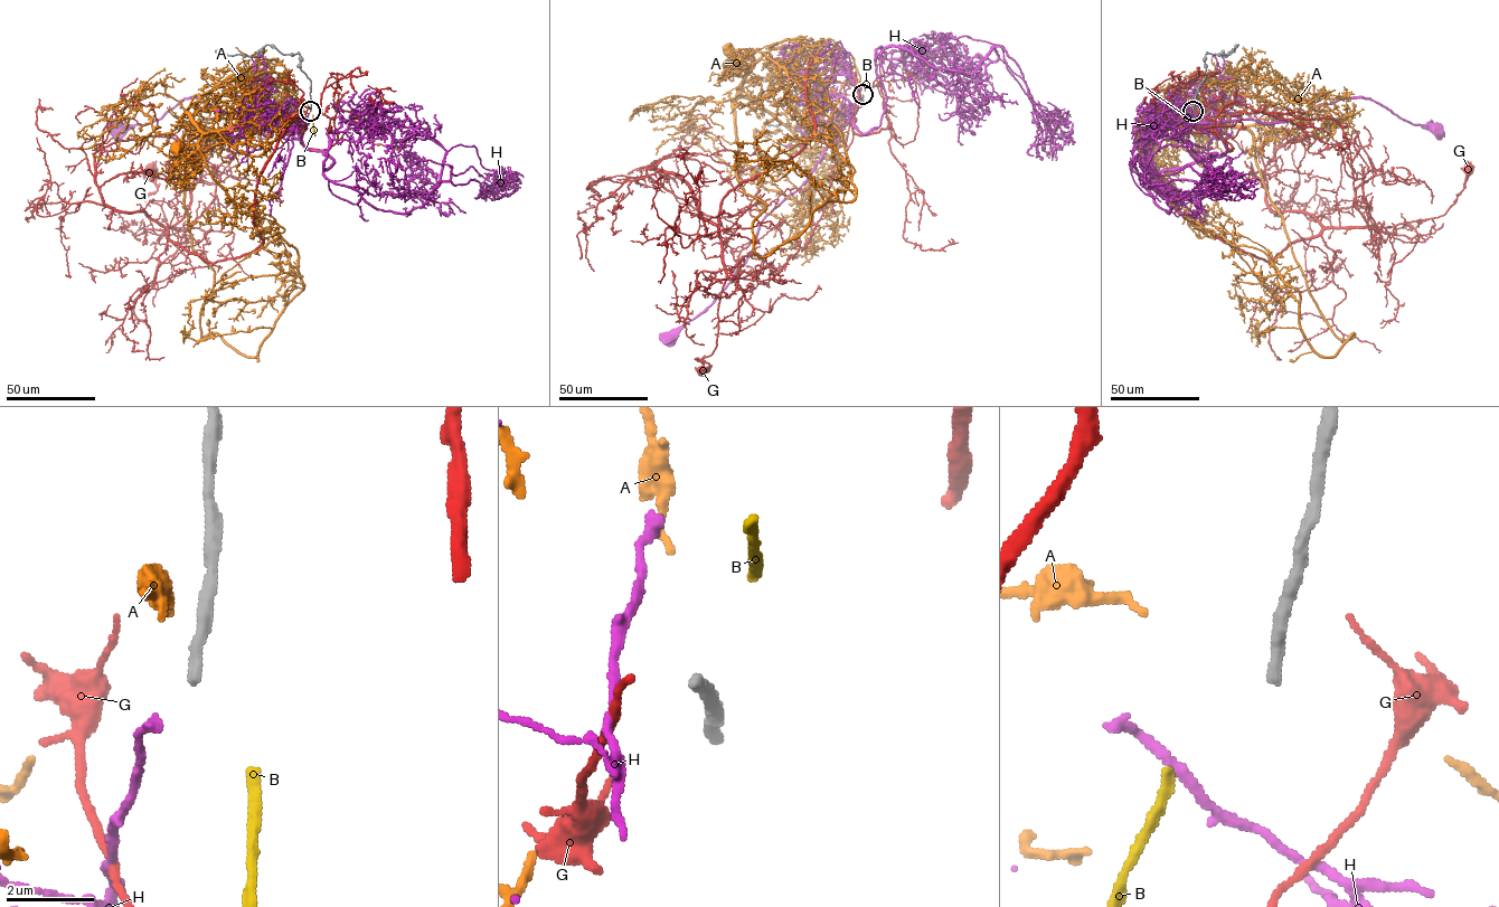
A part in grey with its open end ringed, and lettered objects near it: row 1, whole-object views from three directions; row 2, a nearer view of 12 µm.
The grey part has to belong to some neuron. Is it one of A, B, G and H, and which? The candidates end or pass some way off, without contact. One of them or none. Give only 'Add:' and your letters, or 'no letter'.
Add: no letter

